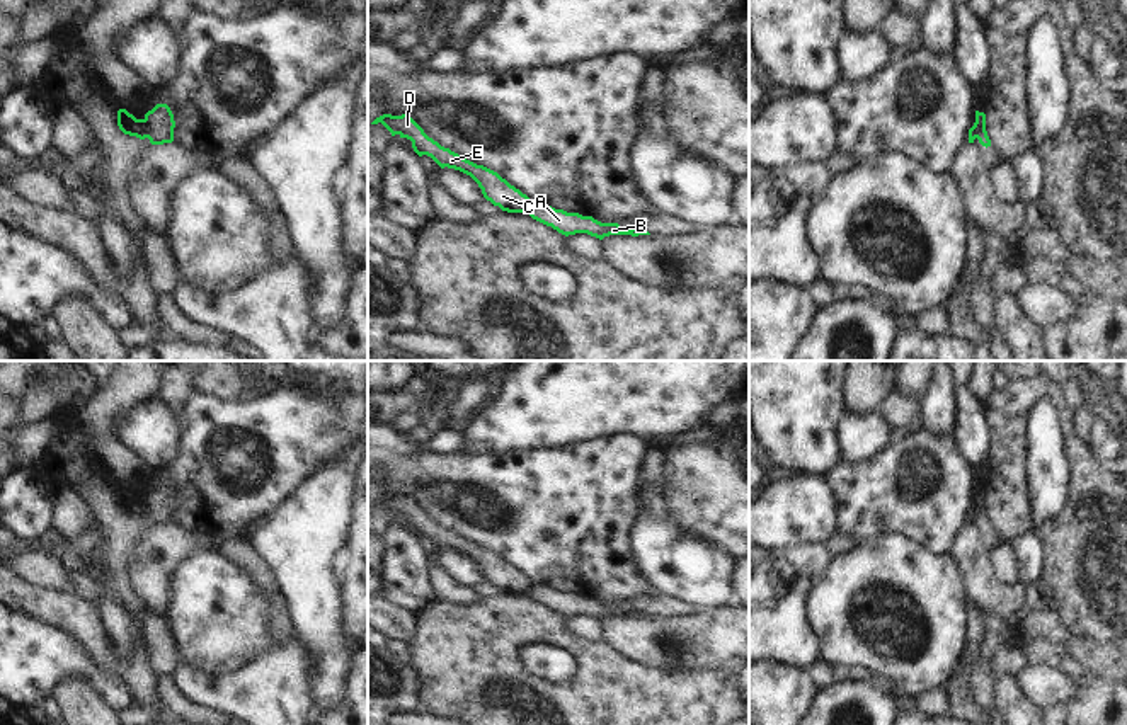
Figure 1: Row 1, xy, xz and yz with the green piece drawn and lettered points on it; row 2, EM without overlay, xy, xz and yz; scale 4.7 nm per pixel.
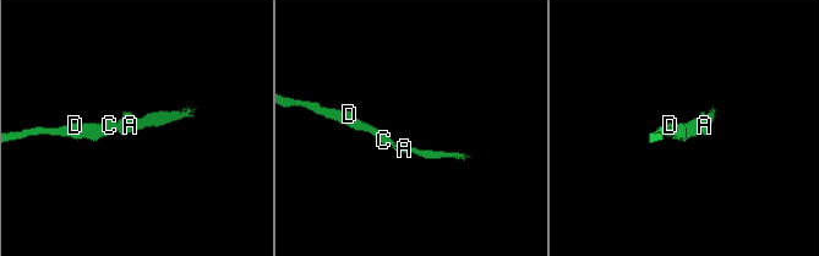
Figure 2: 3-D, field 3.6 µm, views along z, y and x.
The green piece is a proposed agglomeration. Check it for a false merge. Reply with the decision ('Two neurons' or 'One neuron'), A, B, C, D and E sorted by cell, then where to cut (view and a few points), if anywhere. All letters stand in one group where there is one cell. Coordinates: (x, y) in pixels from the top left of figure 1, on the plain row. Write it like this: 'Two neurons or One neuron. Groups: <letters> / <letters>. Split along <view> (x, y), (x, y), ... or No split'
Two neurons. Groups: A B / C D E. Split along xy (142, 501), (147, 518).

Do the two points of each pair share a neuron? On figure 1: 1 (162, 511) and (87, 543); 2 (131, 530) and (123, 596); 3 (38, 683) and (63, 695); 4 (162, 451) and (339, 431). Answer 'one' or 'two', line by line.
1: two
2: one
3: two
4: two

